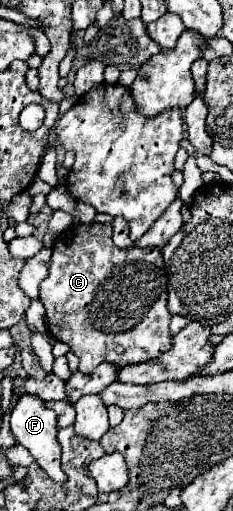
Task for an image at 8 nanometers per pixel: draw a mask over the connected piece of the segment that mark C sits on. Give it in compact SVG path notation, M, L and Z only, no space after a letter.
M73 224L53 242L49 276L39 286L39 300L47 312L49 334L69 344L79 358L79 372L91 374L99 364L111 362L117 366L139 364L157 358L171 348L167 310L167 274L161 252L157 248L117 248L111 240L111 224Z

